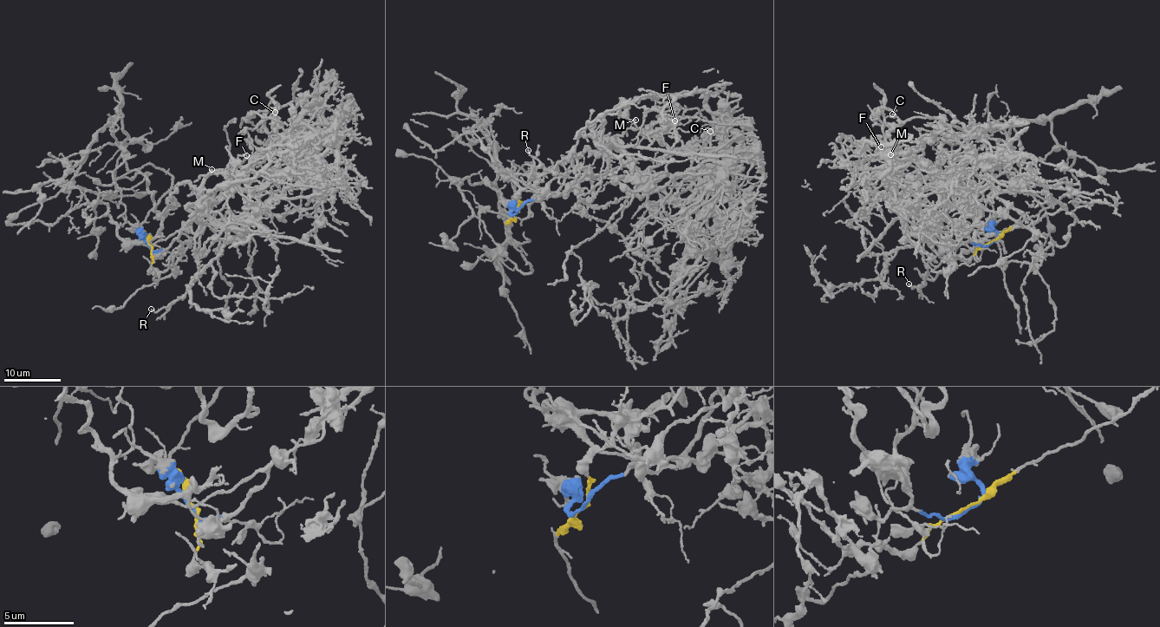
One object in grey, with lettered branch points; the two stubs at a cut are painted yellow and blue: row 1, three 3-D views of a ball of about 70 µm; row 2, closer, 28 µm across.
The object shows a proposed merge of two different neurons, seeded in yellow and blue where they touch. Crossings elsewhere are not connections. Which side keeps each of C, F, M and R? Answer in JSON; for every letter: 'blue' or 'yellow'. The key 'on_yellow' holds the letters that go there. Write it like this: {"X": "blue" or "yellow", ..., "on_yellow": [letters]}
{"C": "yellow", "F": "yellow", "M": "yellow", "R": "yellow", "on_yellow": ["C", "F", "M", "R"]}

